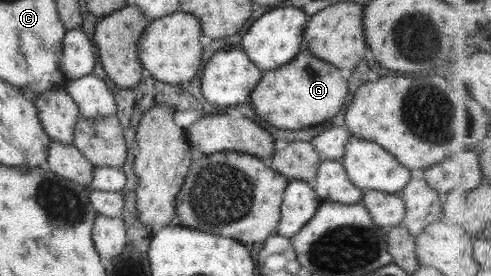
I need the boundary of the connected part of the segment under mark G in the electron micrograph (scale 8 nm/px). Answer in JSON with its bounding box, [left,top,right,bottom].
[251,52,347,131]

